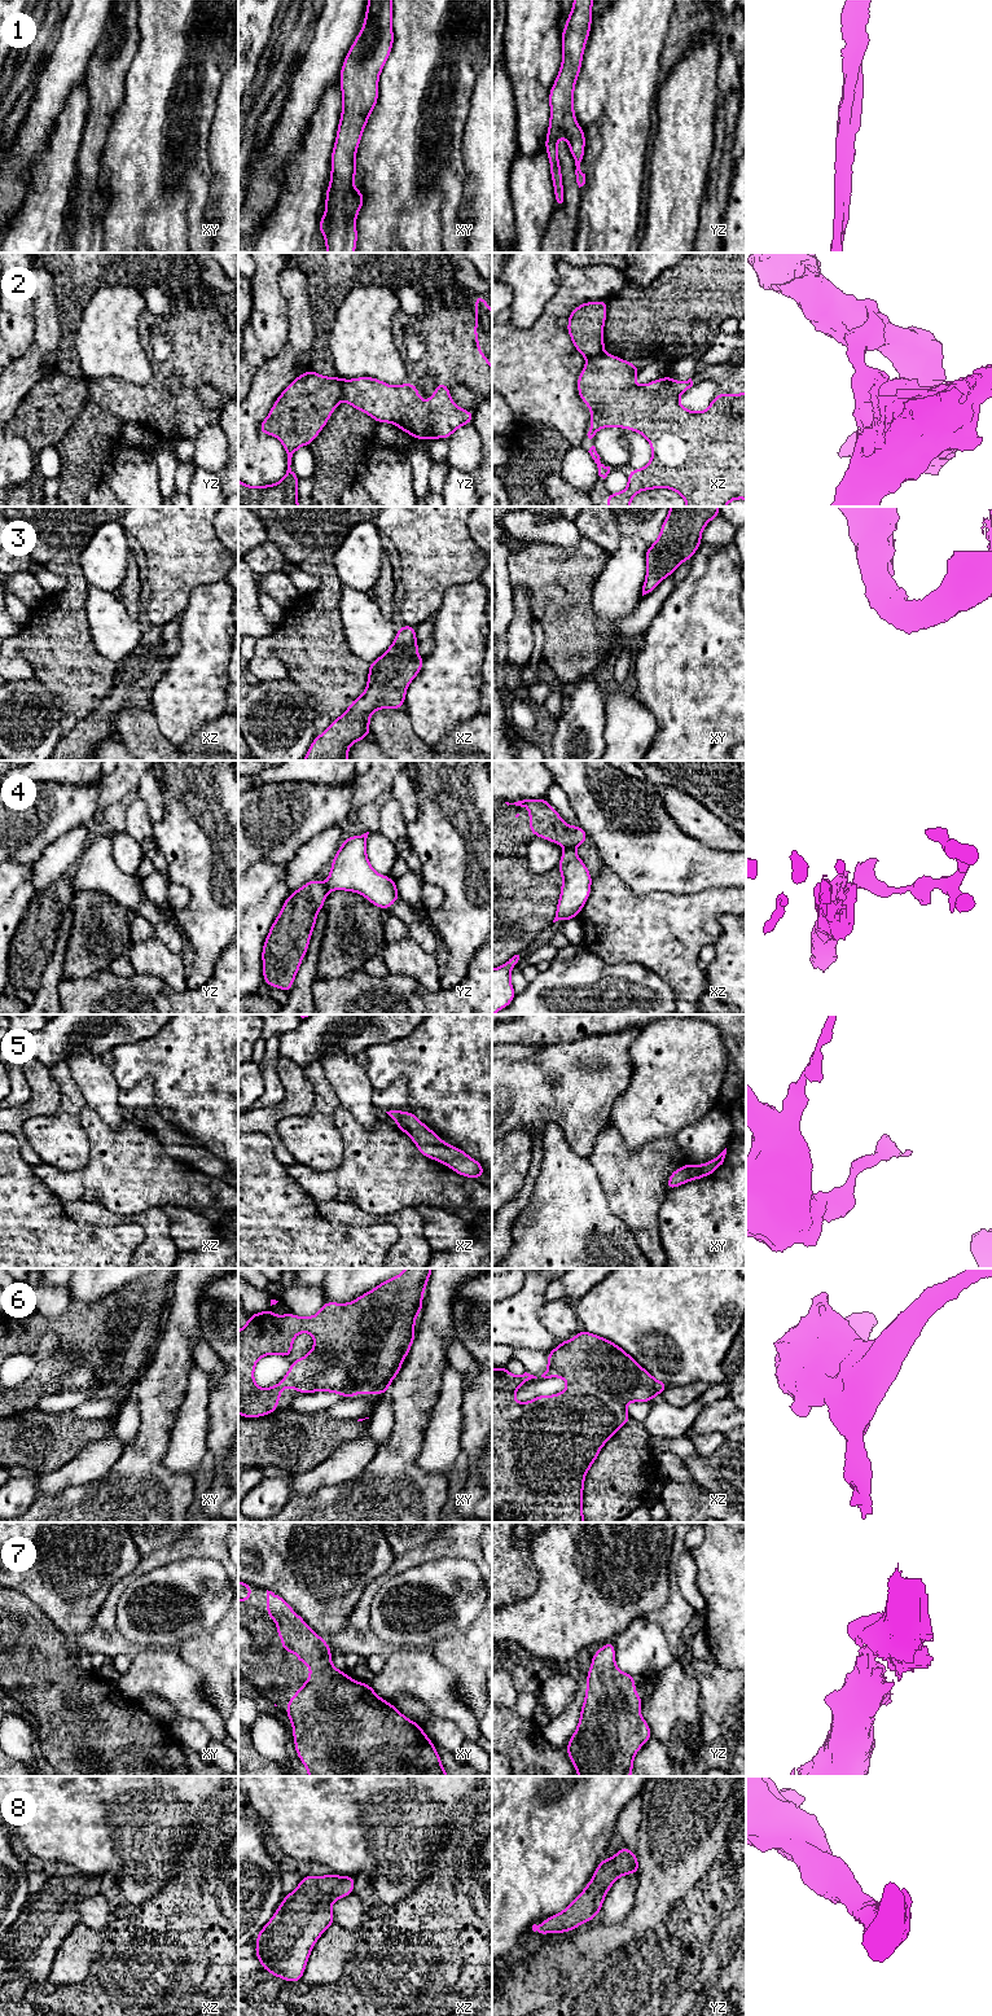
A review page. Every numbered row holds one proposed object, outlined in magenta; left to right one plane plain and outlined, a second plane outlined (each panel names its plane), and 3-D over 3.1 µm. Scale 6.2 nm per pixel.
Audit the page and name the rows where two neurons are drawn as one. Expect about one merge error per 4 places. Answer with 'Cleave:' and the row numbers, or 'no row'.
Cleave: 2, 4

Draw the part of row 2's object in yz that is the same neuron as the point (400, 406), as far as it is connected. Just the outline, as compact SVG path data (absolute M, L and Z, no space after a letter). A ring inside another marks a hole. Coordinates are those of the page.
M357 377L342 380L341 387L343 400L356 411L368 413L376 422L391 422L417 439L448 439L455 430L474 420L474 412L458 408L449 395L449 386L440 382L436 384L429 400L422 400L416 393L420 389L418 385L411 385L407 381L400 386L390 386L373 377Z

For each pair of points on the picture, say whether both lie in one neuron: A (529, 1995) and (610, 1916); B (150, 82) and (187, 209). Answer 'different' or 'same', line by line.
A: different
B: same

